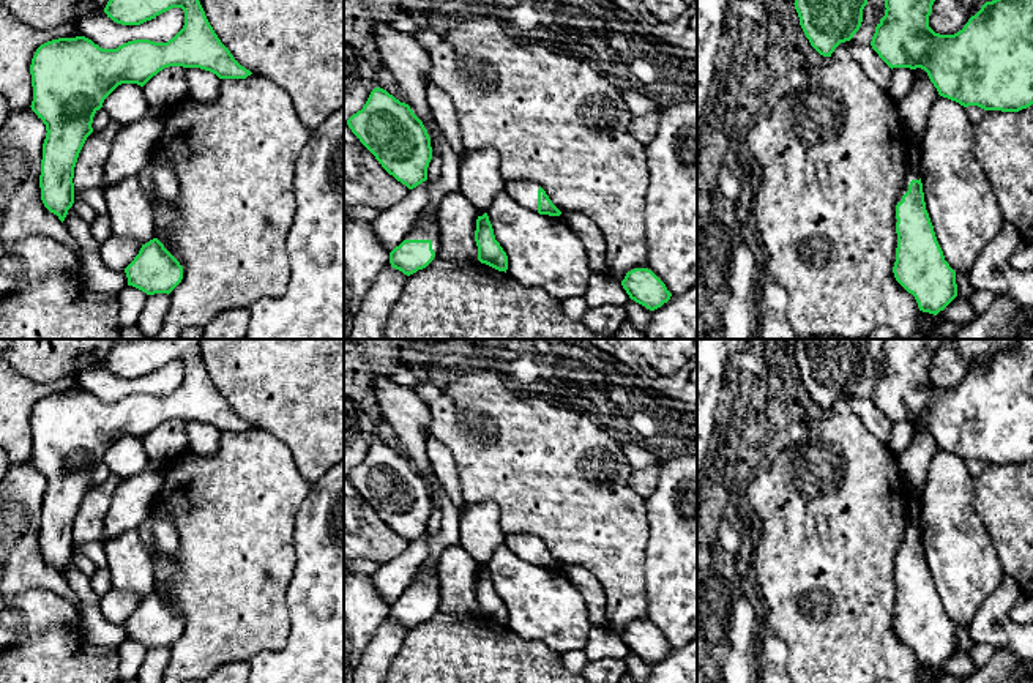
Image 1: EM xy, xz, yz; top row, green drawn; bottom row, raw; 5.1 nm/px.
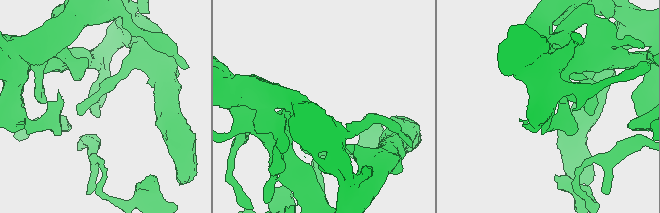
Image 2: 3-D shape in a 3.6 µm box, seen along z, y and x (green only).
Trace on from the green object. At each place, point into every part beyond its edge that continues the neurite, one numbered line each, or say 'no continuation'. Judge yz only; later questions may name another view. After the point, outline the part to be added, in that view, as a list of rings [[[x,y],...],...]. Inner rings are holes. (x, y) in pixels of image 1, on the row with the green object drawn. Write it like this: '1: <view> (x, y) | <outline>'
1: yz (913, 150) | [[[908,136],[907,139],[905,150],[907,150],[907,155],[905,155],[904,186],[902,186],[897,202],[901,202],[902,196],[908,191],[910,181],[921,178],[921,170],[919,170],[921,147],[912,136]]]

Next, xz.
1: xz (524, 191) | [[[509,180],[505,183],[505,192],[520,207],[531,213],[538,213],[538,189],[539,185],[530,180]]]
2: xz (425, 227) | [[[427,205],[418,215],[412,230],[407,233],[405,240],[431,240],[434,252],[440,248],[440,233],[437,213],[435,218],[431,218],[431,210]]]

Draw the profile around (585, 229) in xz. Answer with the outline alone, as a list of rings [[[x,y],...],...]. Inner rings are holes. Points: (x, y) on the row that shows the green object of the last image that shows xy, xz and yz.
[[[561,213],[560,219],[584,243],[588,256],[588,271],[604,273],[606,271],[604,256],[607,248],[598,226],[580,213]]]

